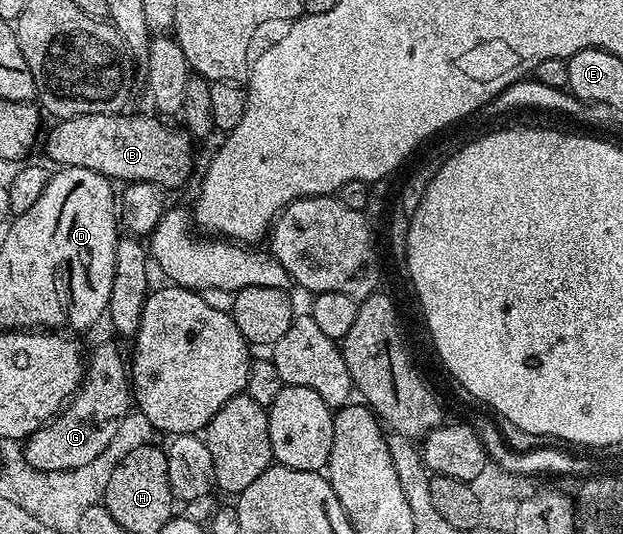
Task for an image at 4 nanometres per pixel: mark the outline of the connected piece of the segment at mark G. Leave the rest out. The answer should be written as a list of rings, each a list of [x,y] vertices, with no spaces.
[[[104,341],[93,347],[89,357],[87,354],[80,388],[72,394],[64,408],[23,442],[26,462],[44,472],[70,471],[71,468],[83,467],[110,447],[110,439],[117,433],[122,419],[133,409],[130,369],[125,354],[123,357],[118,346]]]

